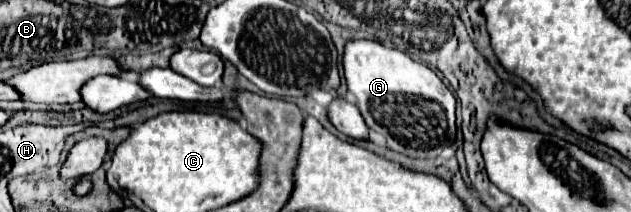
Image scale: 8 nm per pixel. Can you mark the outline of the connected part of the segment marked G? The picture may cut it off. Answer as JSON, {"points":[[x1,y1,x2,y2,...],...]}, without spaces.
{"points":[[355,39,345,45,343,69,365,123,387,139,389,149,417,159,419,149,431,151,455,143,455,97,423,63,377,41]]}

